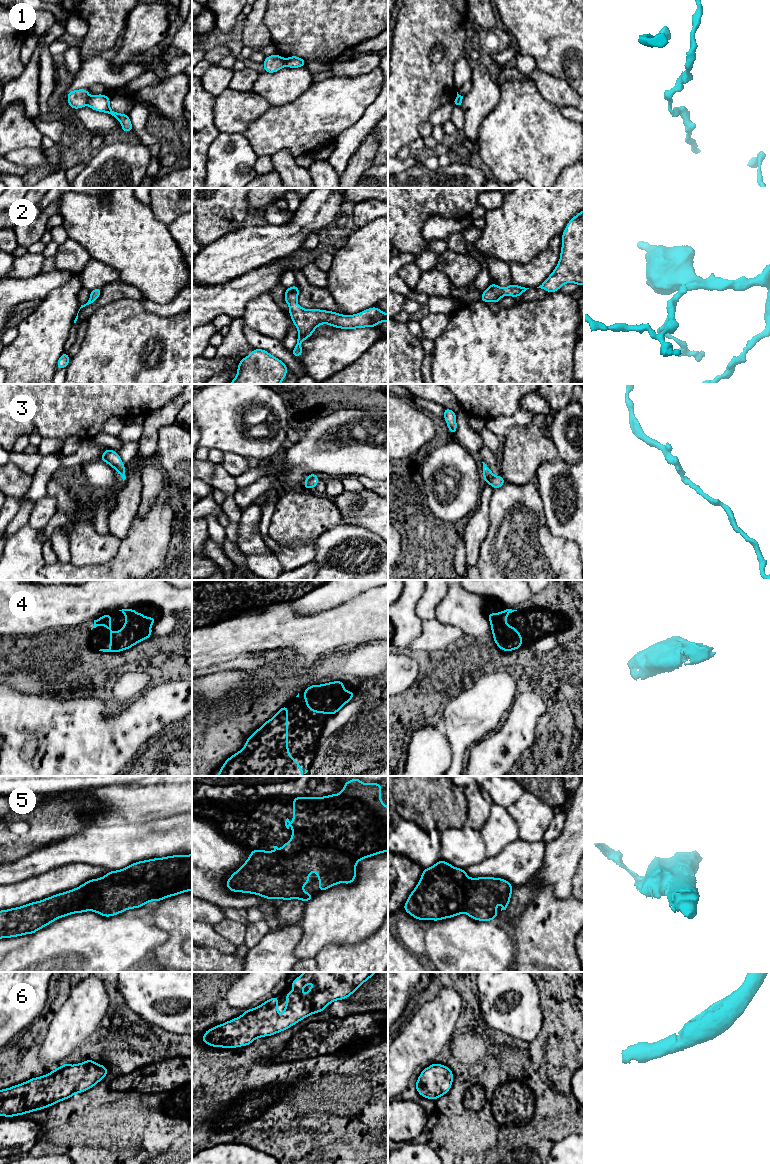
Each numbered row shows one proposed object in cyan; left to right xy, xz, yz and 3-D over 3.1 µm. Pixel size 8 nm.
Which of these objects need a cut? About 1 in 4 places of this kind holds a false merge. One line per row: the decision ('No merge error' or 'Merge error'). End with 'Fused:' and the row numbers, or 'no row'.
1: Merge error
2: No merge error
3: No merge error
4: No merge error
5: Merge error
6: No merge error
Fused: 1, 5

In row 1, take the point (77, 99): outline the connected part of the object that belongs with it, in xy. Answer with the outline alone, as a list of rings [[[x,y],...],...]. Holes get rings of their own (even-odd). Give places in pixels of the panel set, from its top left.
[[[79,89],[69,91],[67,101],[69,106],[73,109],[80,109],[87,105],[87,101],[90,98],[89,92],[86,89]]]

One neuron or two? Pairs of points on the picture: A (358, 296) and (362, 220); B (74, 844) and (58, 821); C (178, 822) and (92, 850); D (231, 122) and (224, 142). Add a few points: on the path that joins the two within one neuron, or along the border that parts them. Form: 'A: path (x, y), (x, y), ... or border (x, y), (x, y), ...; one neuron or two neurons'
A: border (377, 218), (360, 227); two neurons
B: border (89, 826), (52, 838), (45, 844); two neurons
C: border (150, 825), (160, 831), (179, 828); two neurons
D: border (220, 132), (239, 132), (241, 134); two neurons

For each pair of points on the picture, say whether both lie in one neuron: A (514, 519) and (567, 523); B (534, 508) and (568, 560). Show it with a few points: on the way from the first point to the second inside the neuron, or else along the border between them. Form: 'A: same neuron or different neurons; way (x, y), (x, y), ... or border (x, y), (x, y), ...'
A: different neurons; border (541, 498), (545, 526), (553, 535), (561, 537)
B: same neuron; way (534, 522), (534, 529), (554, 549)

